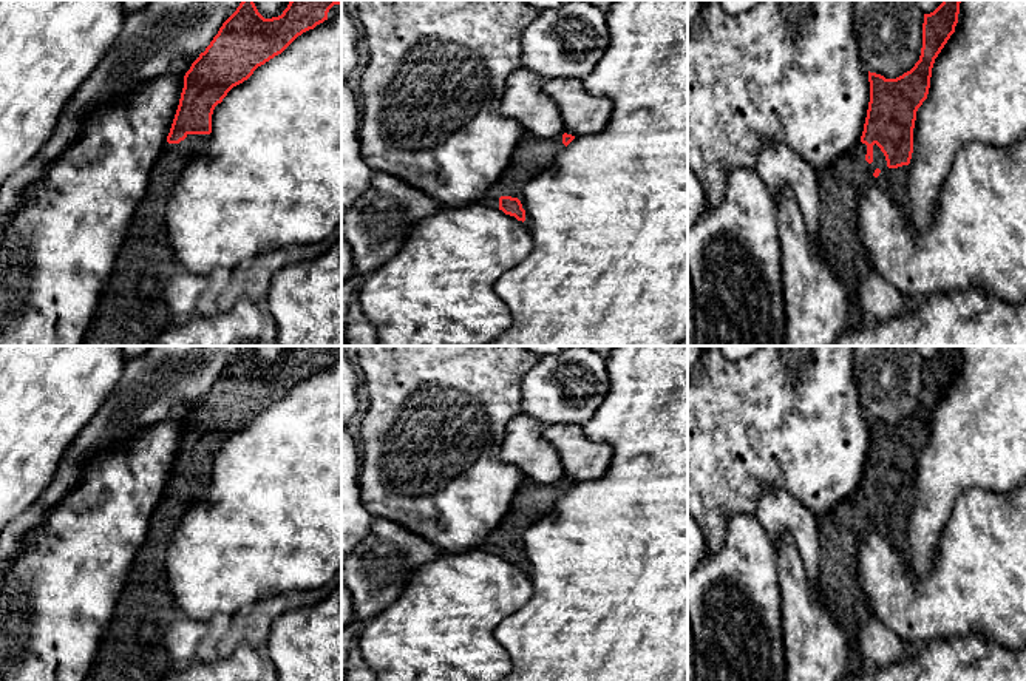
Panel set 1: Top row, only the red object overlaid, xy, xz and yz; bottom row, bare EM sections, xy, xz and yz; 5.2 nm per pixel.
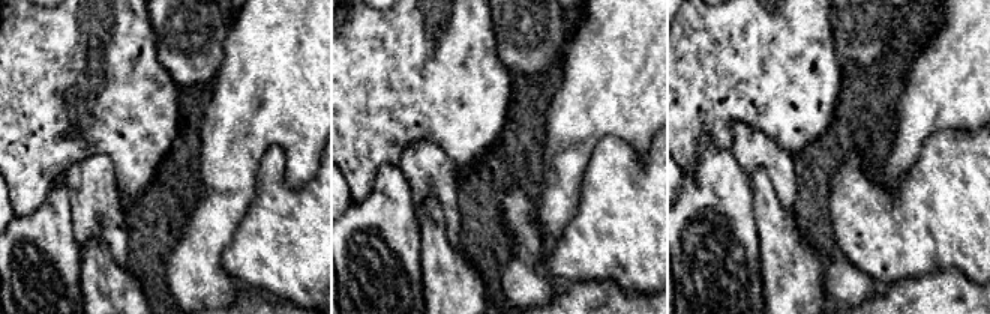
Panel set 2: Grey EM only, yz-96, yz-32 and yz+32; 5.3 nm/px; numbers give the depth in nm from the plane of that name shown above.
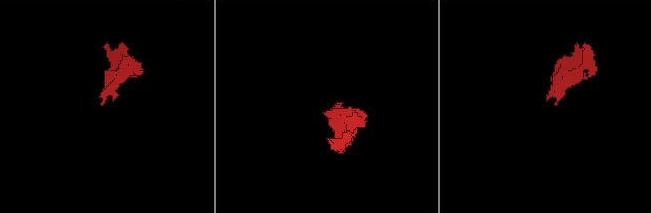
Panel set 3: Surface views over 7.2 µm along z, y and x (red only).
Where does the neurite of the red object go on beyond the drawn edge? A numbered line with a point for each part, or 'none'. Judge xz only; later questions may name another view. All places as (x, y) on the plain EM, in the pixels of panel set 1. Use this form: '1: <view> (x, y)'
1: xz (533, 501)

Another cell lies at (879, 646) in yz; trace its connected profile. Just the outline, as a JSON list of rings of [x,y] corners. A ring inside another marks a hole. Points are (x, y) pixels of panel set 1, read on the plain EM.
[[[871,616],[859,627],[858,649],[871,669],[884,669],[909,658],[915,650],[915,644],[902,639]]]

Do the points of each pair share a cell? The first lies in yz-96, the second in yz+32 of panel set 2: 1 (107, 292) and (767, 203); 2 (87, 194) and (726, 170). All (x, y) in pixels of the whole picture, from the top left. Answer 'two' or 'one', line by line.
1: one
2: two

